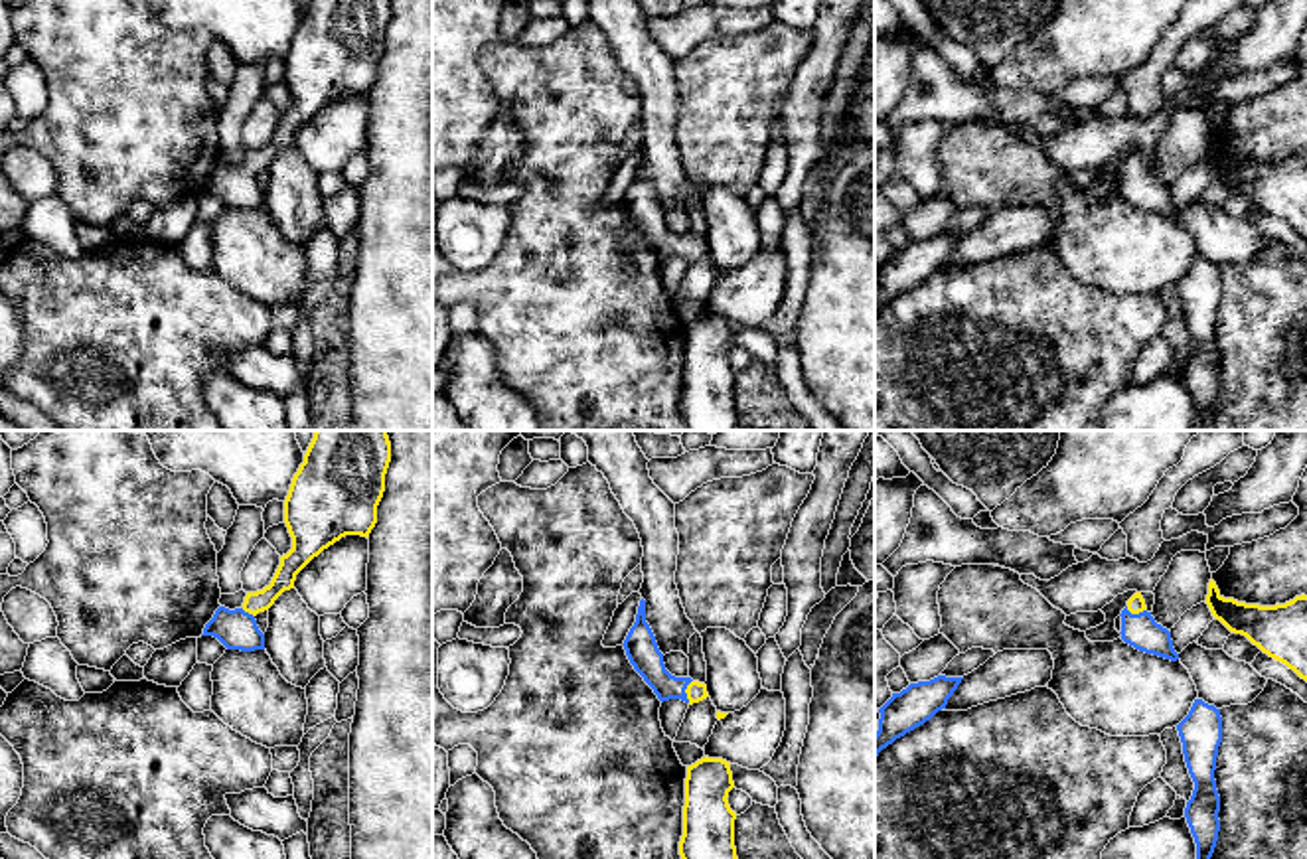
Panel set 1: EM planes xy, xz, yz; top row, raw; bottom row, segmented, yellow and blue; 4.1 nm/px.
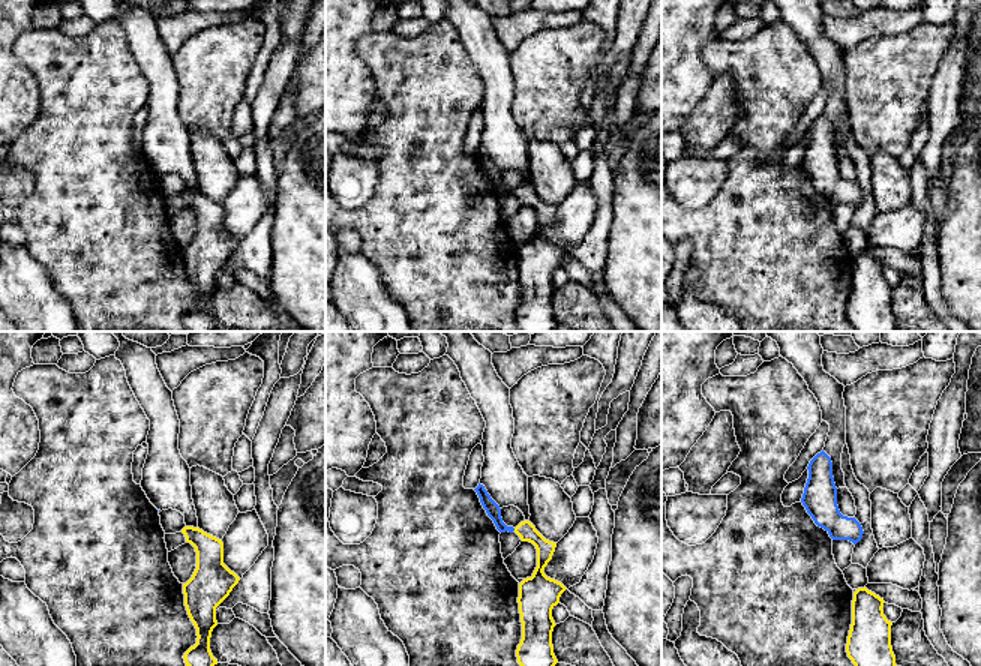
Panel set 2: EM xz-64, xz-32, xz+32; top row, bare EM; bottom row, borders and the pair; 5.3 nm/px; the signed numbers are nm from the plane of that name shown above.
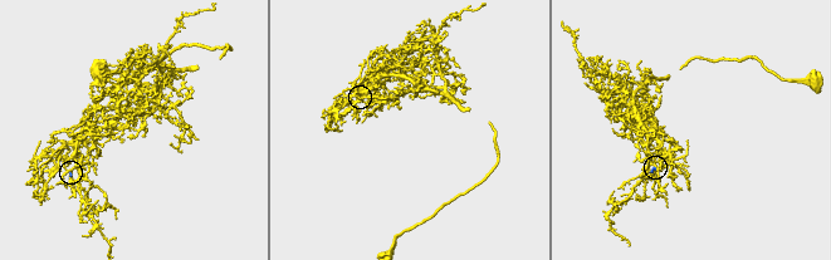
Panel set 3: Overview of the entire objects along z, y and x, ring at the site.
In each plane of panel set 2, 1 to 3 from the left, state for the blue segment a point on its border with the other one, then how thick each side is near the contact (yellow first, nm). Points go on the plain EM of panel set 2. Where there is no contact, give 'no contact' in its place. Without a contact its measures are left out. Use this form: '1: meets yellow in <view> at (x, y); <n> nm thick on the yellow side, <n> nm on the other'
1: no contact
2: no contact
3: no contact

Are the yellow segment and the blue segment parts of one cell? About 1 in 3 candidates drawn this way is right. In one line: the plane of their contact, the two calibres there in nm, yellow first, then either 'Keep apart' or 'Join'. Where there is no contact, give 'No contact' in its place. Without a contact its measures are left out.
Touches yellow in xz. Thickness 80 nm (yellow) against 130 nm. Join

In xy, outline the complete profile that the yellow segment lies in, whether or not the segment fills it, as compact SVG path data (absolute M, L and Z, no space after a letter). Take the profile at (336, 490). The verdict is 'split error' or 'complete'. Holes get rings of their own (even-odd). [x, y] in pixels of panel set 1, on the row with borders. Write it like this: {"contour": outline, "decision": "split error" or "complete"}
{"contour": "M316 430L284 500L284 523L292 537L292 549L280 557L269 586L247 592L241 608L219 606L201 636L217 638L227 650L265 650L265 634L255 616L269 610L284 590L294 588L296 575L324 549L346 535L369 537L377 523L389 462L387 430Z", "decision": "split error"}

